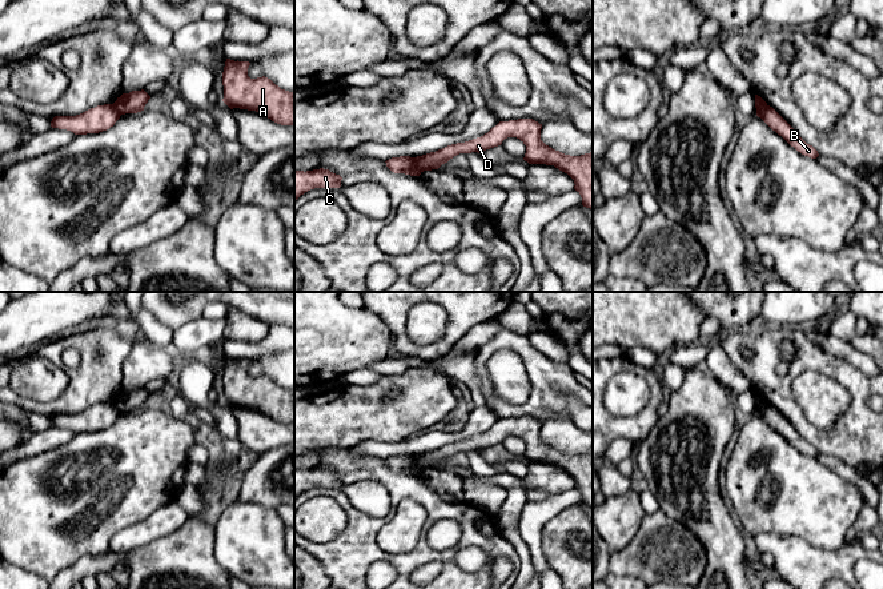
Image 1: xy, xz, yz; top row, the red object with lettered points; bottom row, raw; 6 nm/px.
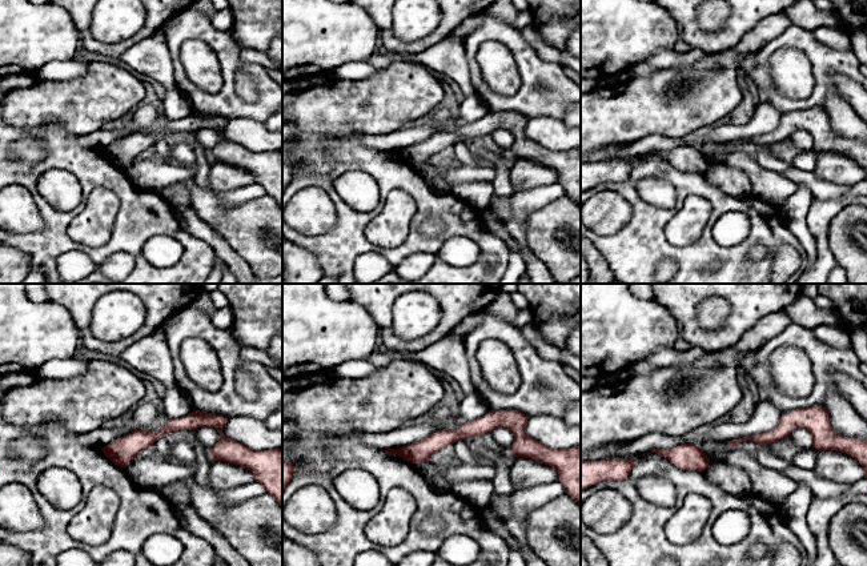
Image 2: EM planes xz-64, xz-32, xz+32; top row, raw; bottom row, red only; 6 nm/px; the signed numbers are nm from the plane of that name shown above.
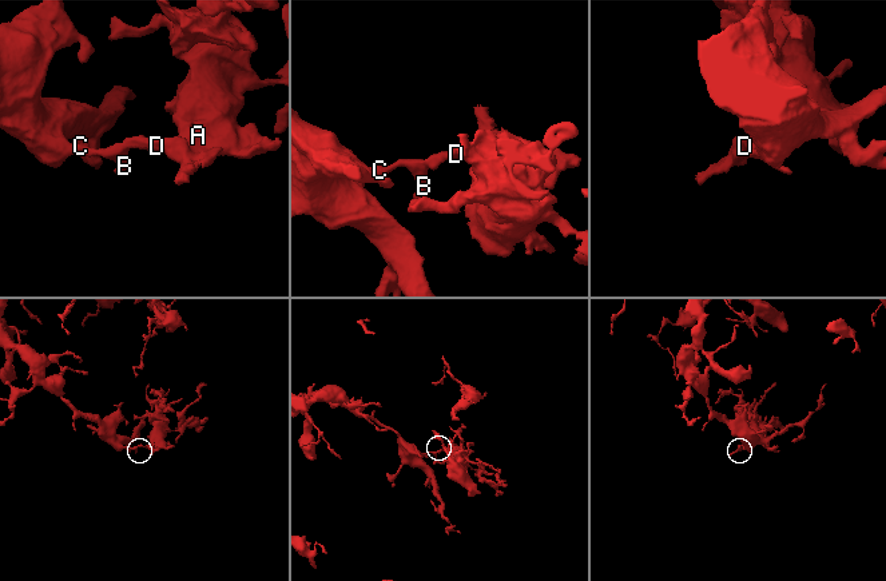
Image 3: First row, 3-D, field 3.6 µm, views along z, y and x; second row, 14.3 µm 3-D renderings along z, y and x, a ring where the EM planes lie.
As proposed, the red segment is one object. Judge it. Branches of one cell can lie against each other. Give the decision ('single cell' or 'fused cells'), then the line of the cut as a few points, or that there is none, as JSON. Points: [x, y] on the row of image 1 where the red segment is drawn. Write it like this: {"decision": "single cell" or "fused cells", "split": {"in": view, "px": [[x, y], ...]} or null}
{"decision": "fused cells", "split": {"in": "xz", "px": [[413, 157], [413, 163], [421, 171]]}}

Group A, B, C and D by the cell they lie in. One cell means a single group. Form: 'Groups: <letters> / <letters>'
Groups: A D / B C

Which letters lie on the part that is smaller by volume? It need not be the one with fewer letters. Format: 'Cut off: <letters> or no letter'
Cut off: A, D

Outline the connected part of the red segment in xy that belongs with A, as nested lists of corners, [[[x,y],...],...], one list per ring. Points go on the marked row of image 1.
[[[226,59],[222,72],[224,99],[222,101],[230,108],[256,111],[272,121],[281,125],[294,124],[294,92],[281,89],[270,79],[262,76],[250,79],[248,76],[249,61],[234,61]]]

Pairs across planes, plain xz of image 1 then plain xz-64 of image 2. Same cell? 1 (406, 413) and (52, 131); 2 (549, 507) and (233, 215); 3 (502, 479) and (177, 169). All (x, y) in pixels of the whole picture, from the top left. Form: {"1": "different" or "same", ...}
{"1": "different", "2": "different", "3": "same"}

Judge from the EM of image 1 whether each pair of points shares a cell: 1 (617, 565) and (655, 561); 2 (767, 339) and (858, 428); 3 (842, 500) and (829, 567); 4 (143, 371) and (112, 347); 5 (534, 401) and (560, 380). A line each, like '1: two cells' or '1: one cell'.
1: one cell
2: one cell
3: two cells
4: two cells
5: one cell

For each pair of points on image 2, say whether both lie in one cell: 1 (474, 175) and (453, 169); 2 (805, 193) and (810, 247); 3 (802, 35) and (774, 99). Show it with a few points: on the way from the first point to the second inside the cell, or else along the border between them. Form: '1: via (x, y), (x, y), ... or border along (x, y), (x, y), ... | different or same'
1: via (469, 173), (458, 173) | same
2: via (799, 207), (799, 229), (802, 233) | same
3: via (781, 41), (763, 55), (757, 68), (757, 79) | same

